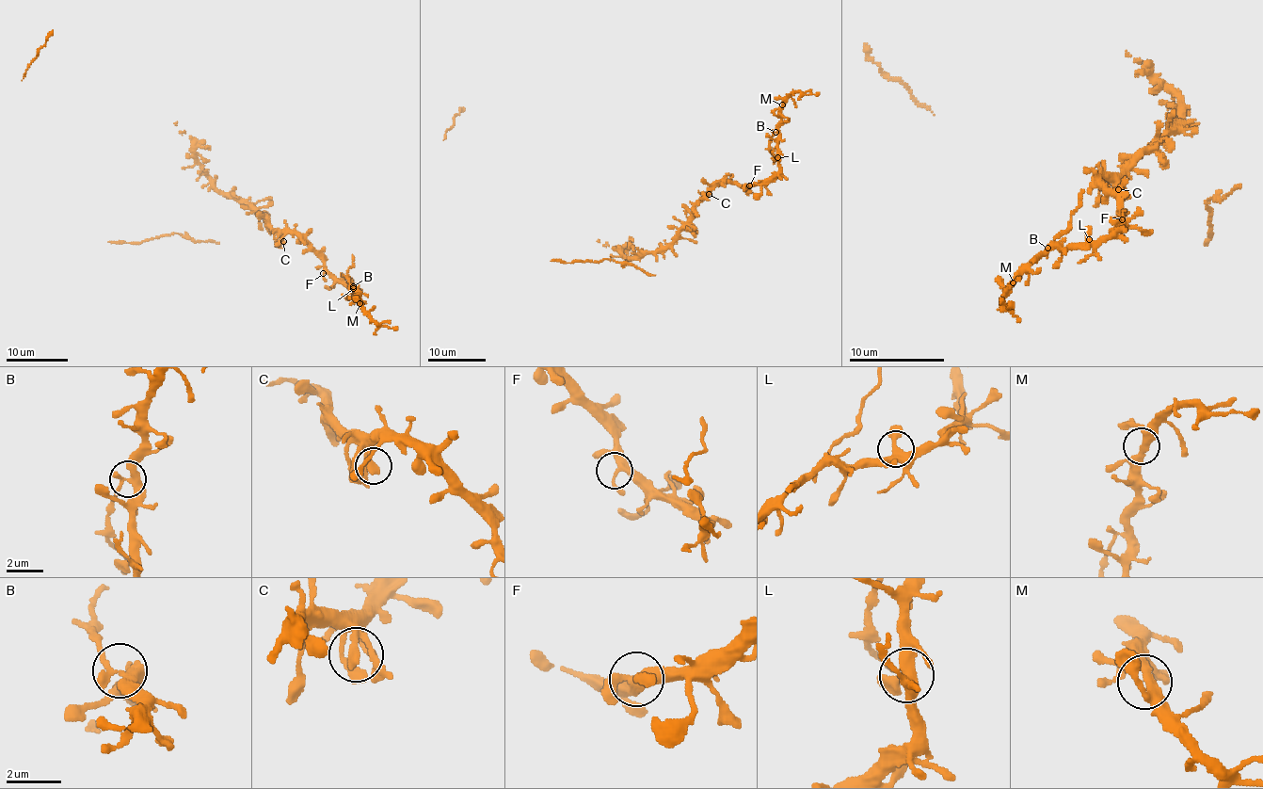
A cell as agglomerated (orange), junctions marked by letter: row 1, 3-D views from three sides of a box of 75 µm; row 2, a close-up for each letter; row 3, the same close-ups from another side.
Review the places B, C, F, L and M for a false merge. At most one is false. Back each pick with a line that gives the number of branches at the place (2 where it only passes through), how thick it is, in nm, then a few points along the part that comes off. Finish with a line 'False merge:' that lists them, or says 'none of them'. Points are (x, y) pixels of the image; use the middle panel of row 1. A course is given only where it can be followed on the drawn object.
B: Branches: 3. Thickness 340 nm. Course of the part to remove: (775, 132), (769, 150), (775, 156), (773, 164)
False merge: B

